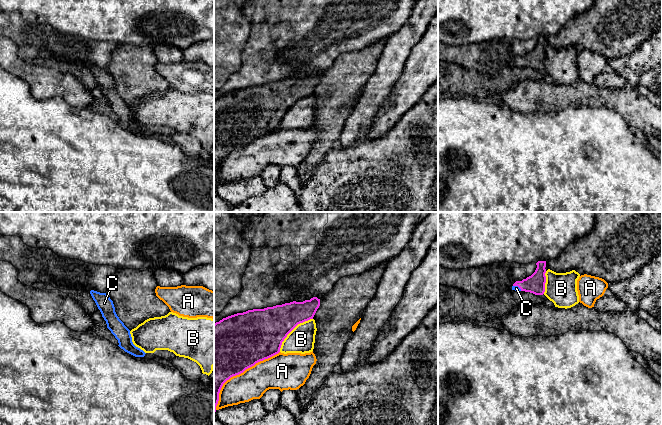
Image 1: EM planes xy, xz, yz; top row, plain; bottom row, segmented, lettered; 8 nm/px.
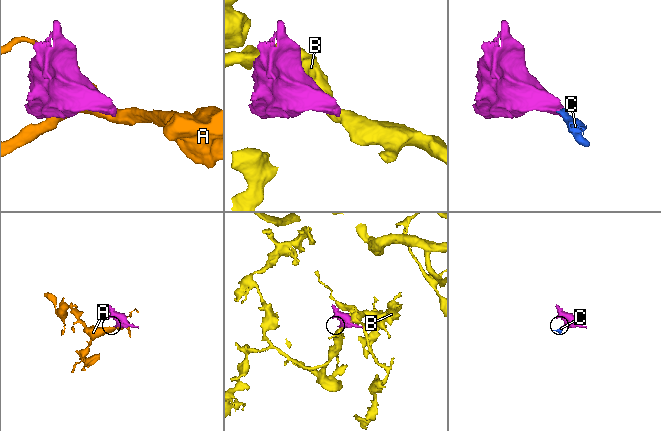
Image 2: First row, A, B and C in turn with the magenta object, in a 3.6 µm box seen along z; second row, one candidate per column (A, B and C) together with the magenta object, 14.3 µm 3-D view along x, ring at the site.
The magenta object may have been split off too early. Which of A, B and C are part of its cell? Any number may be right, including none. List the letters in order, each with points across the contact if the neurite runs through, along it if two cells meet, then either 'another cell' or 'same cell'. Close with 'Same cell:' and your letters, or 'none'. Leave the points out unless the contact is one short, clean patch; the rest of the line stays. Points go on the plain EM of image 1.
A: another cell
B: another cell
C: runs through yz (535, 60), (517, 61), (516, 64); same cell
Same cell: C

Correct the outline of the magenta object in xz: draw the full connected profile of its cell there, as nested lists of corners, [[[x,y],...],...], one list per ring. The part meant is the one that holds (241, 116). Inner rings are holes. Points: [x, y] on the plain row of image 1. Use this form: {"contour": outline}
{"contour": [[[313,73],[303,78],[290,78],[264,85],[237,89],[214,100],[214,191],[223,160],[243,149],[256,139],[280,128],[282,118],[300,99],[313,95],[320,75]]]}

